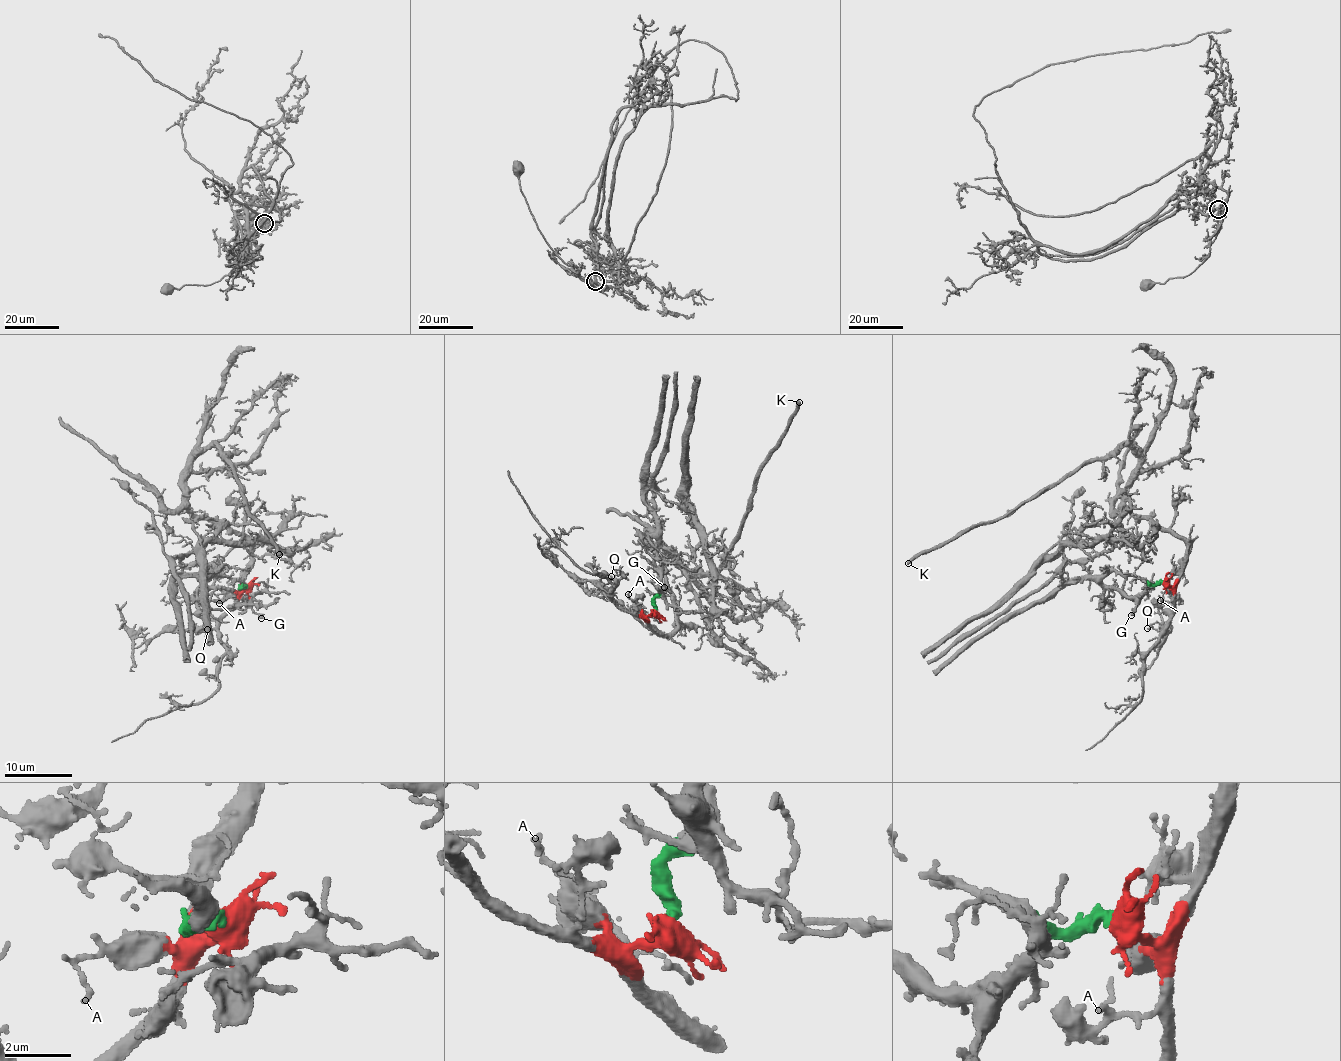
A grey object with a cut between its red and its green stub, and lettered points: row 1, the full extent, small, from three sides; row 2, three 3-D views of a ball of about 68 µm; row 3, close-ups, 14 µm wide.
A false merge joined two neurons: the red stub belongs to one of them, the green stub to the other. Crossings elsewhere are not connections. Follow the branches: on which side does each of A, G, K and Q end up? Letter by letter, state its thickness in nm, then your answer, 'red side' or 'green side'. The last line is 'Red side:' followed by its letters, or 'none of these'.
A: calibre 130 nm; red side
G: calibre 280 nm; green side
K: calibre 400 nm; red side
Q: calibre 120 nm; red side
Red side: A, K, Q

